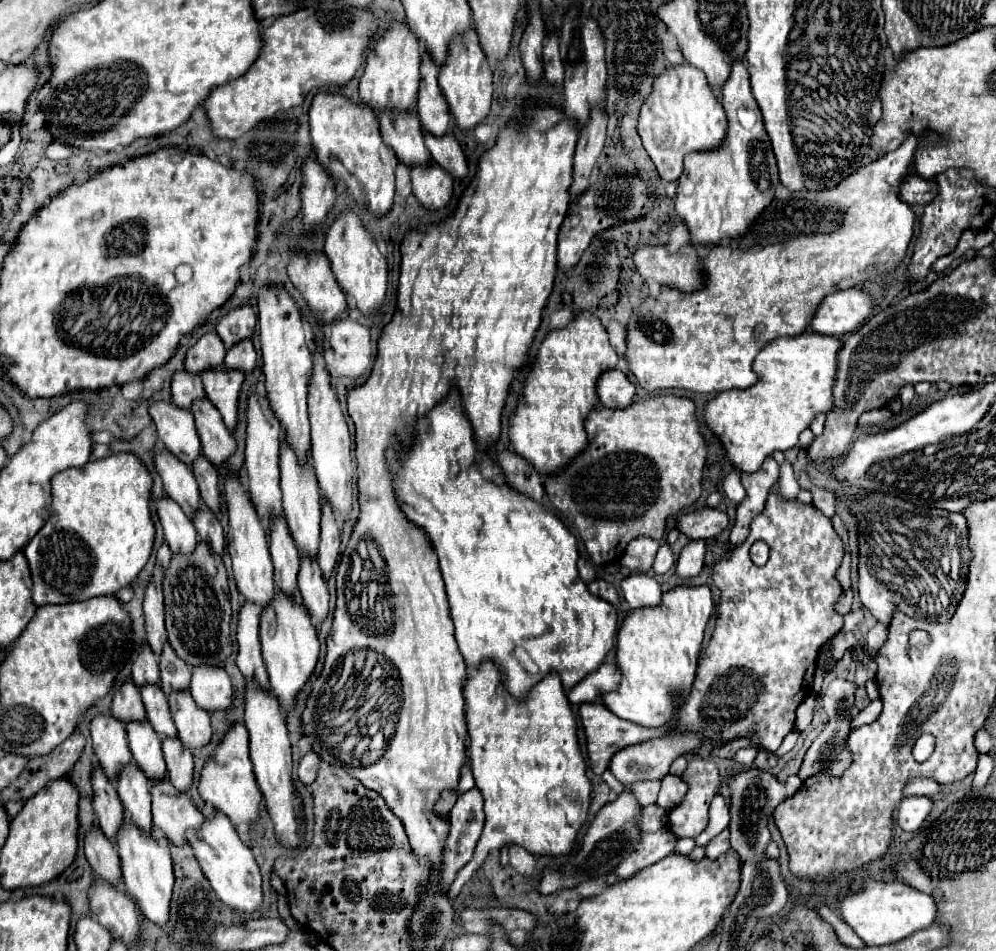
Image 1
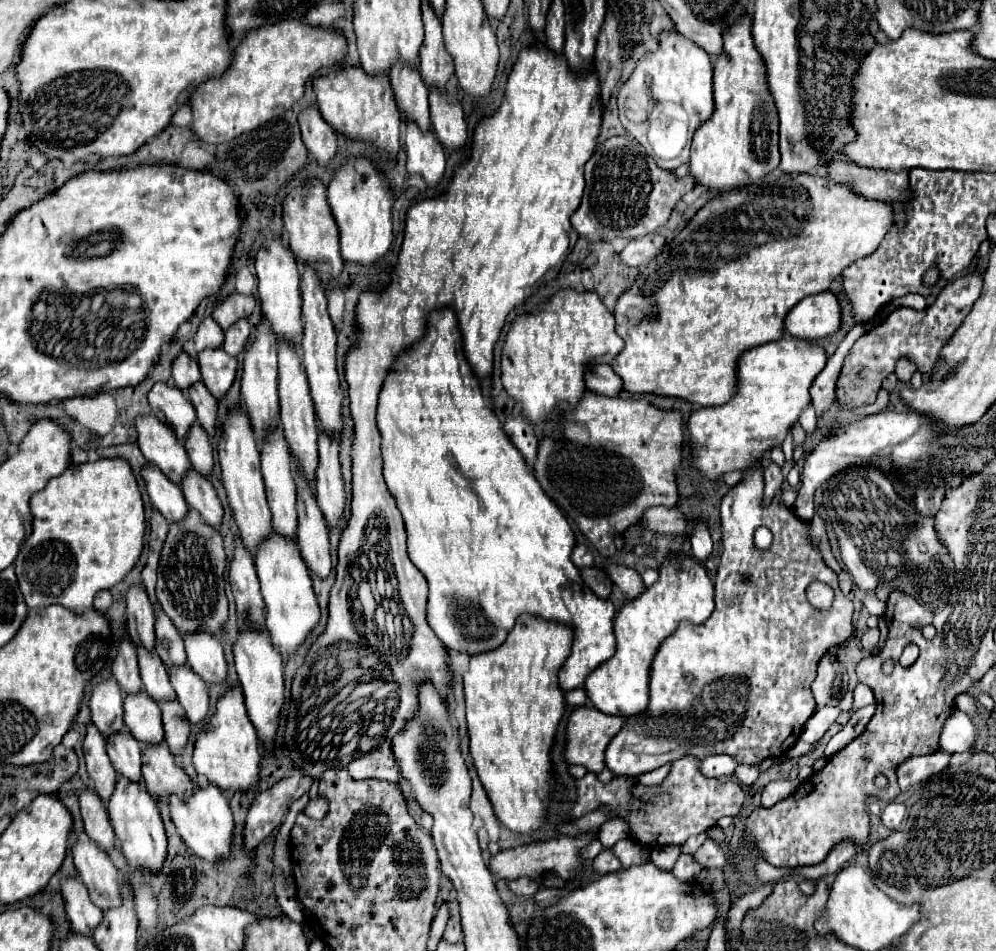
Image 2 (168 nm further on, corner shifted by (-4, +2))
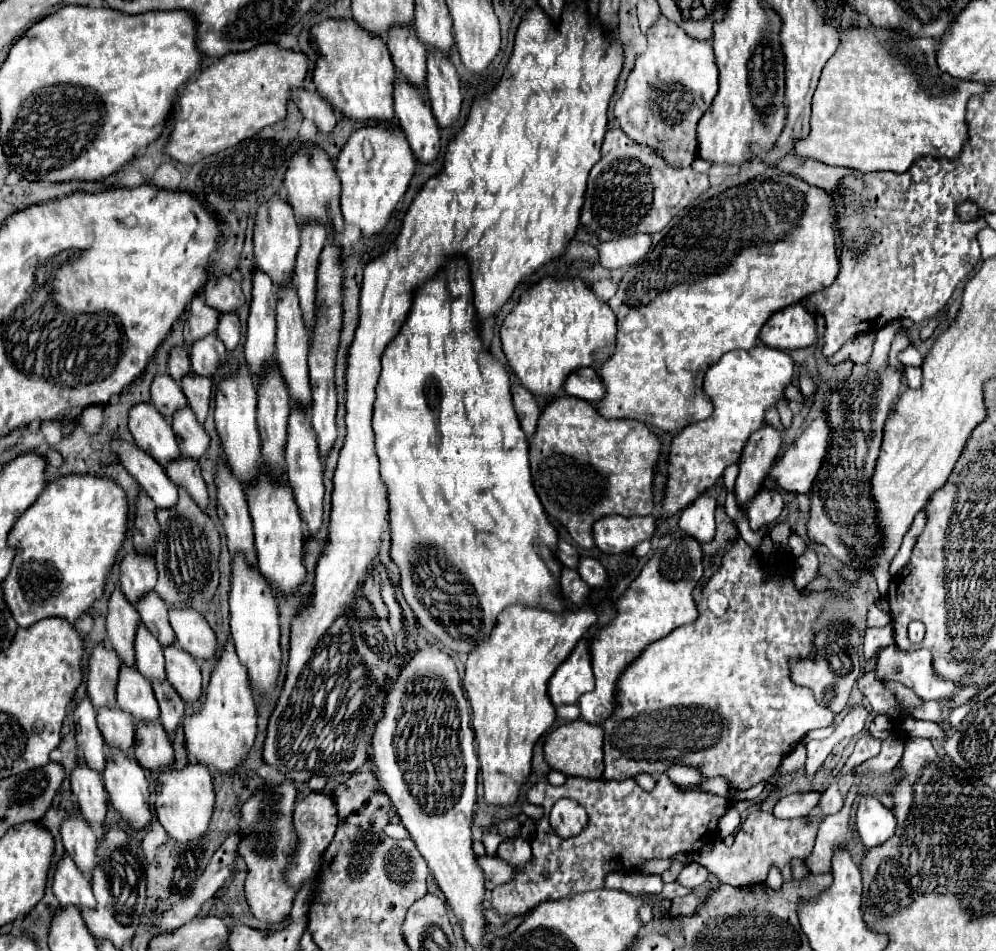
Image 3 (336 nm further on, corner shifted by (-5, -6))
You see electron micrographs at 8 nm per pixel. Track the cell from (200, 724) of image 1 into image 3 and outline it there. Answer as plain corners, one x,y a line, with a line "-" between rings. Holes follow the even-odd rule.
176,645
164,649
168,683
176,689
184,703
196,703
202,697
202,675
198,663

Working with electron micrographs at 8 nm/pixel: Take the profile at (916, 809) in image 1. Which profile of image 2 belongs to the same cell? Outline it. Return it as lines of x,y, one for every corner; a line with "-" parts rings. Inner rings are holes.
887,803
887,807
881,813
881,825
887,829
897,829
903,819
905,819
905,805
901,803

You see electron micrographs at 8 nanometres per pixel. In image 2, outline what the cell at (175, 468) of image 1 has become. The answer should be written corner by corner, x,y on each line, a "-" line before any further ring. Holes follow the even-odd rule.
141,415
135,419
137,427
137,445
143,457
159,467
173,483
181,483
191,463
185,447
179,439
161,423
155,415

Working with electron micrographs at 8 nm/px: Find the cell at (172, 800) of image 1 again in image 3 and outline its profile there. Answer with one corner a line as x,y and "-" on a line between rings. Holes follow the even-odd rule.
154,723
154,727
136,727
136,735
138,743
134,745
134,757
138,759
140,767
158,773
174,765
172,743
166,737
166,731
162,731
160,723

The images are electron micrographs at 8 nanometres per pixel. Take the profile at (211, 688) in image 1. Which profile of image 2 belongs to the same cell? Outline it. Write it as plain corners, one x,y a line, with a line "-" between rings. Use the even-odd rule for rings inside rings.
193,631
193,635
183,635
187,663
207,685
227,685
227,663
223,655
221,641
217,635
207,635
207,631

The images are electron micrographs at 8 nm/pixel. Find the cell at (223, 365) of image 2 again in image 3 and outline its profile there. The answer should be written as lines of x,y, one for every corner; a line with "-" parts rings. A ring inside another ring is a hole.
208,335
190,347
192,371
204,377
214,377
220,367
226,365
226,347
216,335

